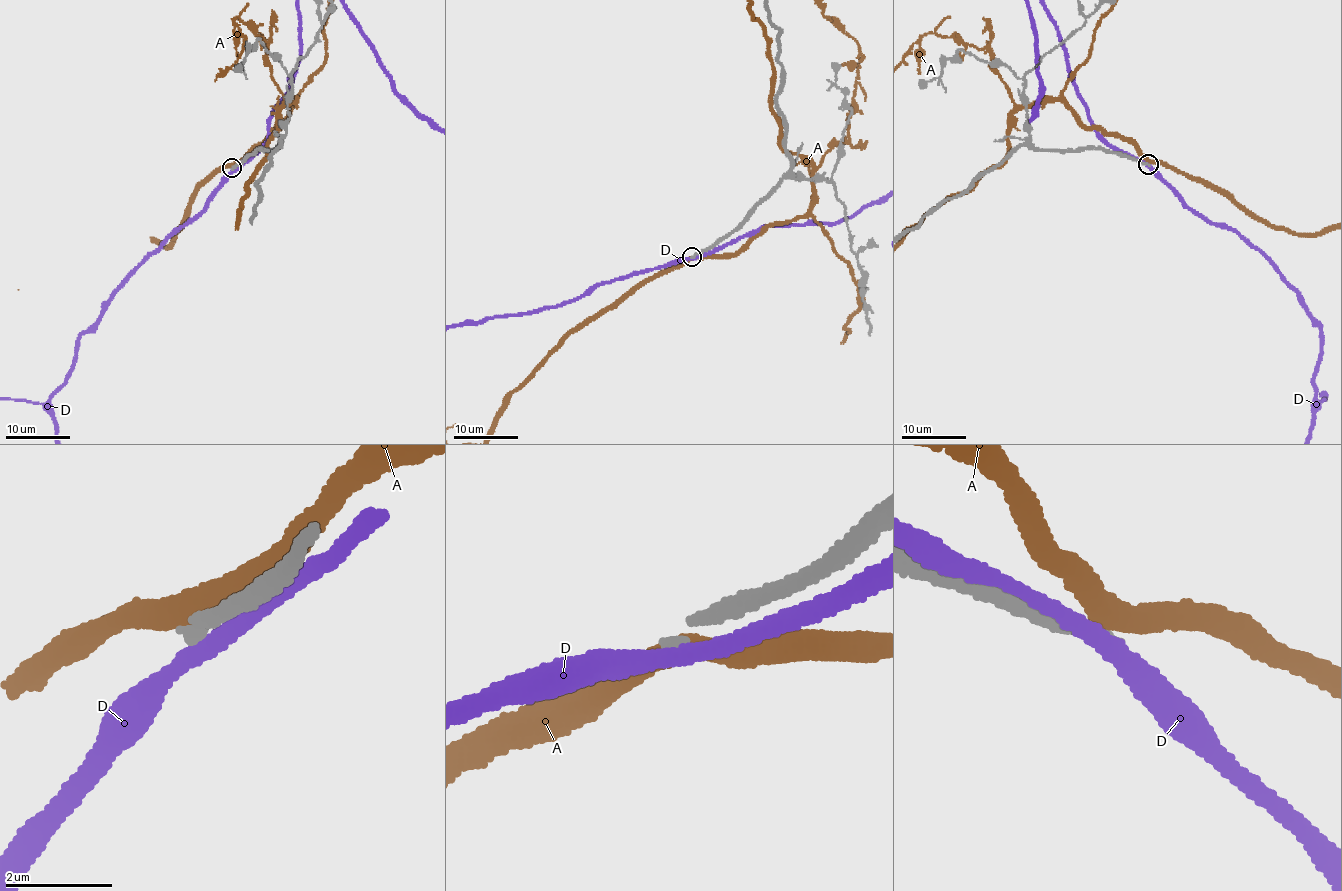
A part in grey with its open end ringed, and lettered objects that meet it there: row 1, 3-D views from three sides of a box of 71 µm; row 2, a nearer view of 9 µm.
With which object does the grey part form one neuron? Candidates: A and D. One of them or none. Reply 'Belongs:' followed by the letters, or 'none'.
Belongs: none

